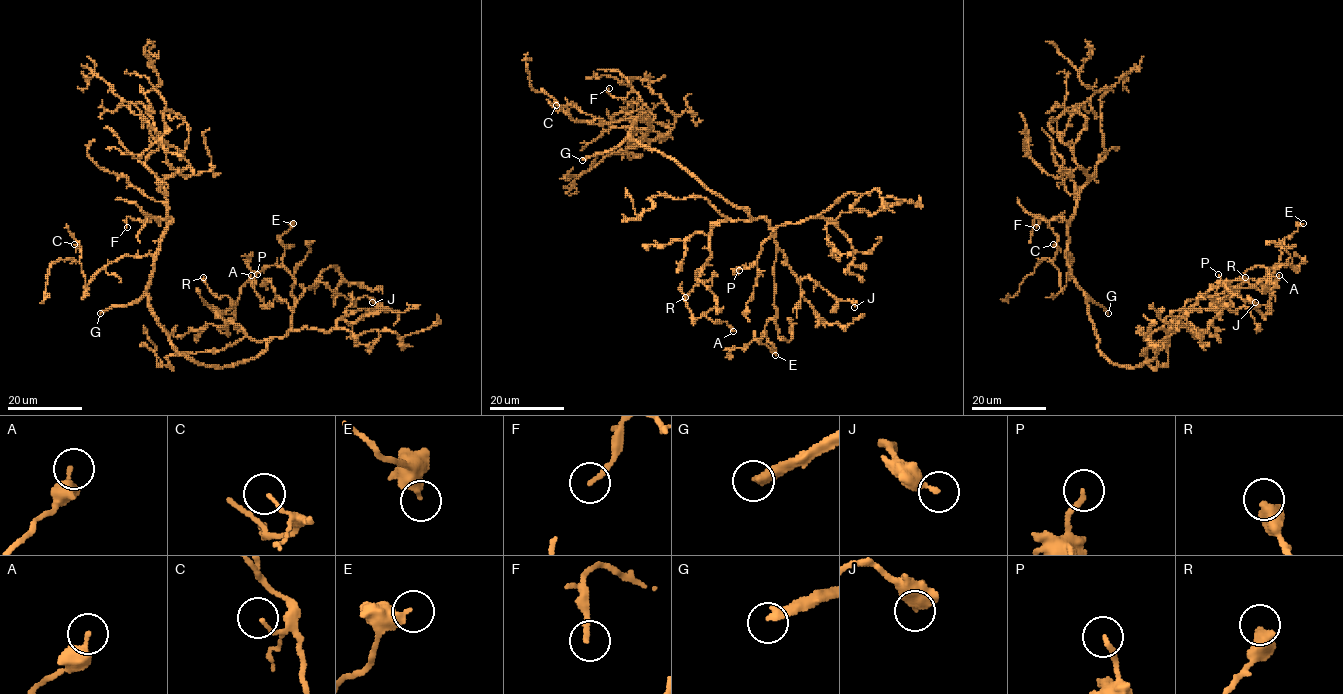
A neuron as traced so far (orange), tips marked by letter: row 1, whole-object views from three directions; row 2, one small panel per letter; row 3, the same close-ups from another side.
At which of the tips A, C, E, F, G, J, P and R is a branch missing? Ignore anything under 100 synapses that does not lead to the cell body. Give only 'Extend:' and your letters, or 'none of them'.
Extend: G

